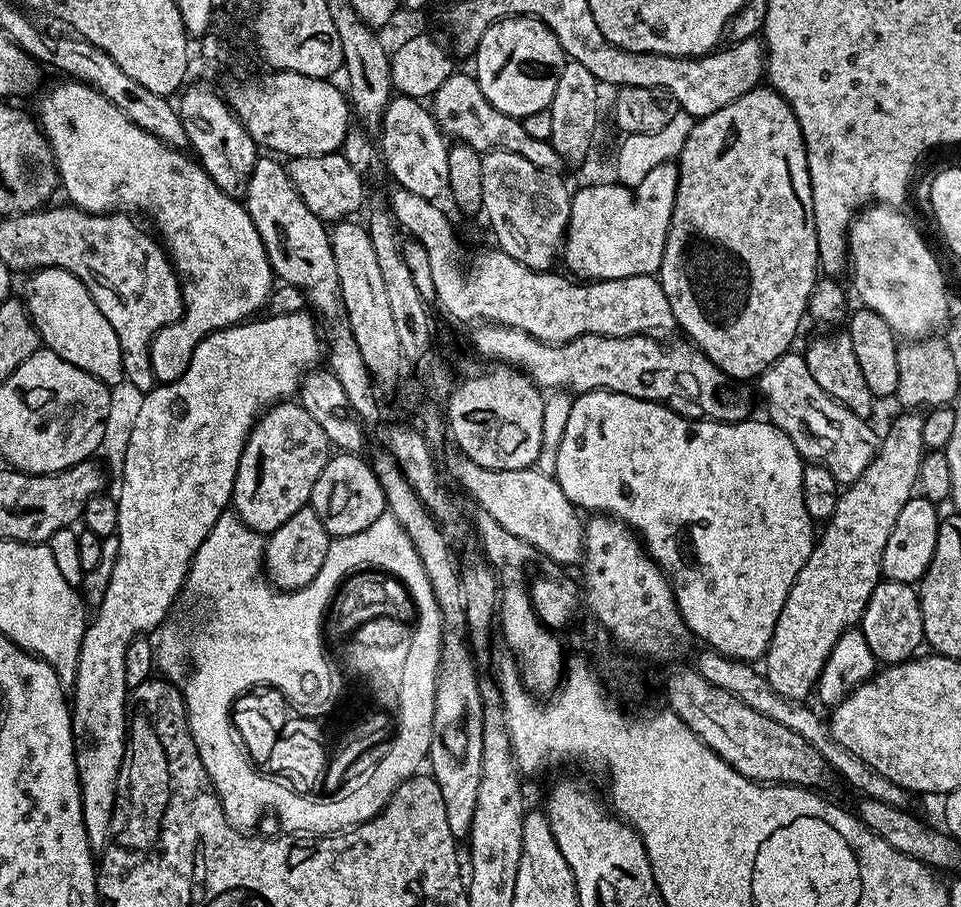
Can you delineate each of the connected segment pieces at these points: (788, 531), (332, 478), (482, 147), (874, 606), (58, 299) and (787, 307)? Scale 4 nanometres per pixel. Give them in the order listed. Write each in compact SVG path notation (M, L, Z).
M582 392L579 393L572 401L572 409L570 410L570 418L566 422L566 434L562 434L562 442L560 449L556 455L556 470L555 478L562 486L562 490L566 494L566 498L570 498L570 502L575 504L577 509L585 510L592 514L607 514L616 517L617 520L622 521L628 525L629 528L635 530L642 537L642 543L648 549L649 556L652 561L659 566L660 571L668 578L668 583L672 586L672 593L676 595L676 605L684 619L684 627L689 633L692 632L703 642L709 649L719 652L723 656L727 656L729 660L739 660L745 662L756 662L763 657L764 653L768 651L768 643L772 641L772 631L778 622L778 614L782 610L782 606L786 602L788 592L792 588L794 578L798 574L798 570L806 562L806 558L810 558L812 553L812 546L814 543L814 532L812 536L812 528L814 528L813 520L808 516L806 510L806 502L802 494L802 478L804 477L804 469L806 467L805 461L798 454L798 450L794 446L794 442L790 442L790 438L786 438L786 434L782 430L778 430L767 419L749 418L741 420L739 424L726 424L723 420L710 420L707 418L695 418L696 420L687 420L684 416L679 416L676 412L671 412L668 409L669 405L664 402L657 402L655 400L639 400L633 396L627 396L621 392Z
M335 453L314 482L309 505L322 519L329 537L349 537L366 529L387 509L381 483L374 474L371 463L357 453Z
M457 71L450 78L446 78L446 82L442 82L442 86L438 86L436 93L430 97L430 111L445 137L474 146L474 150L481 154L513 152L526 158L526 162L534 162L534 166L539 168L556 170L561 167L561 158L549 141L530 138L530 134L526 134L523 123L517 117L502 114L502 110L486 102L486 94L482 94L475 75L468 73L467 76L466 73Z
M881 579L874 594L870 594L870 602L866 602L858 631L866 638L873 656L881 665L891 666L912 660L921 651L920 644L922 648L925 643L919 591L906 582Z
M41 268L31 273L24 284L23 295L26 297L28 313L32 315L32 324L40 331L43 347L54 354L66 358L74 366L86 370L103 384L113 386L124 380L122 370L122 354L118 346L118 334L110 322L94 306L94 298L90 298L90 290L61 268Z
M758 86L742 94L742 98L730 102L730 106L722 106L722 110L714 110L714 114L701 116L693 123L686 138L686 146L682 146L680 151L678 167L680 173L674 198L674 214L658 273L660 285L670 302L670 310L674 310L677 329L681 333L684 331L689 336L685 337L700 351L705 352L710 362L714 362L714 366L721 368L733 381L755 381L779 356L784 356L793 347L792 339L800 328L800 319L805 319L808 300L816 288L820 272L818 238L814 230L814 198L810 190L810 170L806 162L800 123L794 110L790 110L790 106L771 86Z

